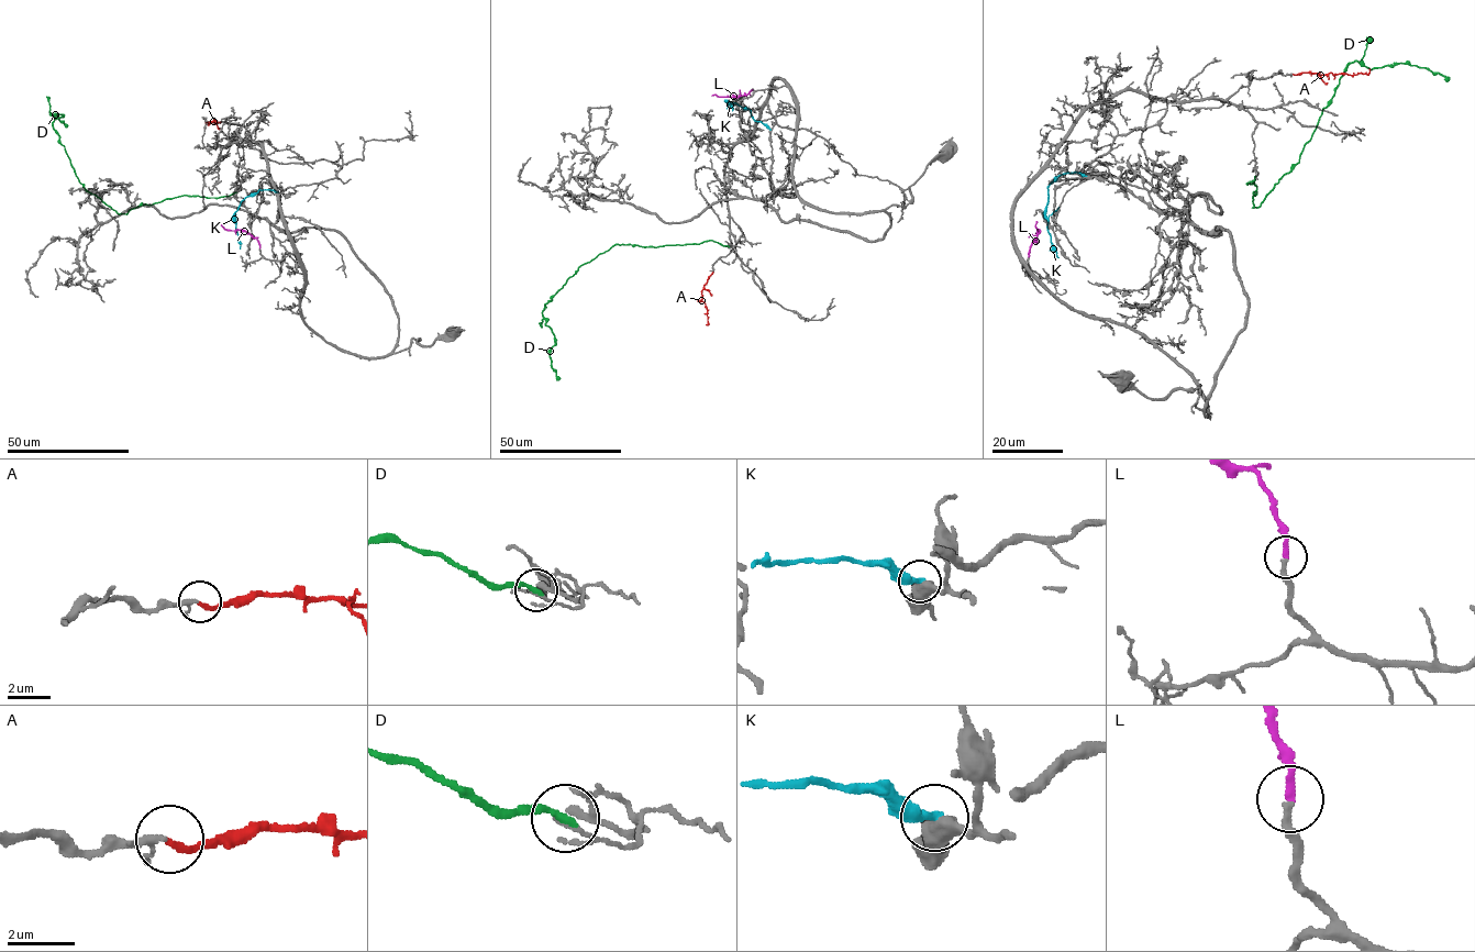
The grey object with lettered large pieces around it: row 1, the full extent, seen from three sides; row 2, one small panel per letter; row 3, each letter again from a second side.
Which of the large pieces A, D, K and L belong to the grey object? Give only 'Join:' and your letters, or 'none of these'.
Join: A, L

